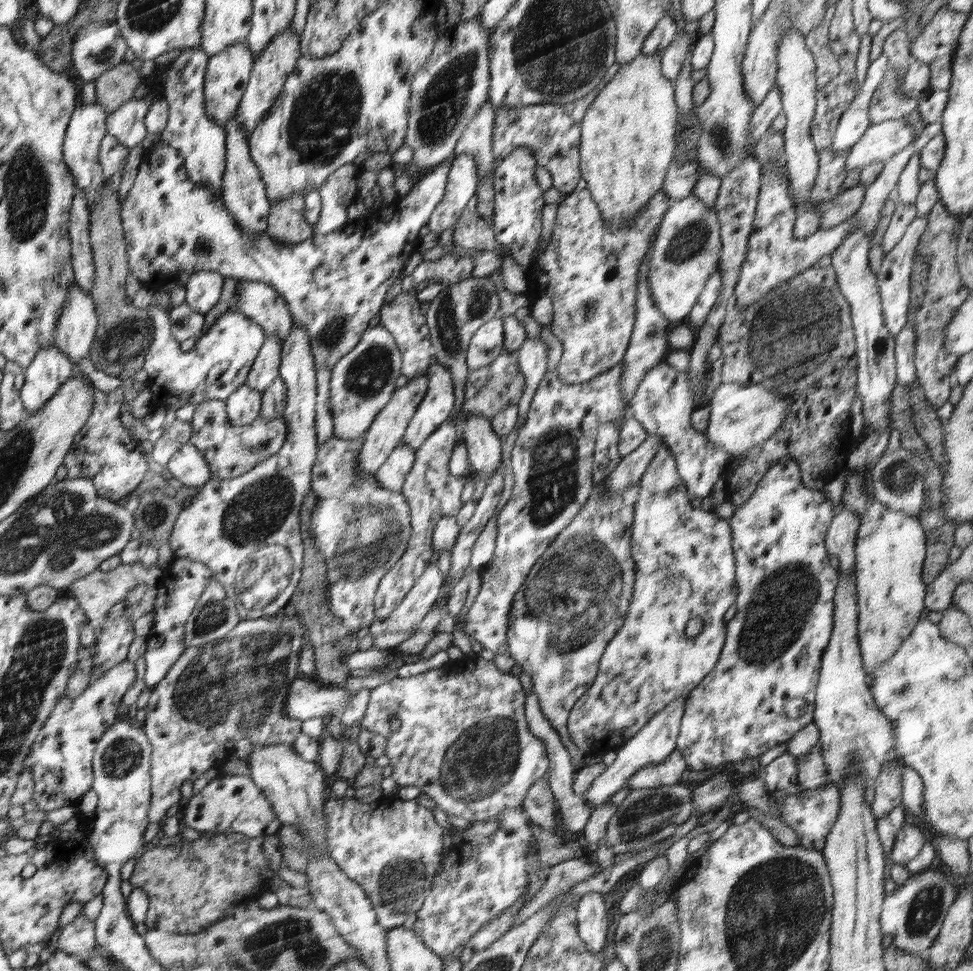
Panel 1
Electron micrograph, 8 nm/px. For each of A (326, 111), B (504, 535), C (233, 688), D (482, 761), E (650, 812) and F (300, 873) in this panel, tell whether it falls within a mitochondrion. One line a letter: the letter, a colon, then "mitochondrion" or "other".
A: mitochondrion
B: other
C: mitochondrion
D: mitochondrion
E: mitochondrion
F: other

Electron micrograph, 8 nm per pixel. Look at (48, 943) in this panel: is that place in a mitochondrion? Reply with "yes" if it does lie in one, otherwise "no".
no

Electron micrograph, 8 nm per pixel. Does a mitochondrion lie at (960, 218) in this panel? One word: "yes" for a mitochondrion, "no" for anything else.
no

